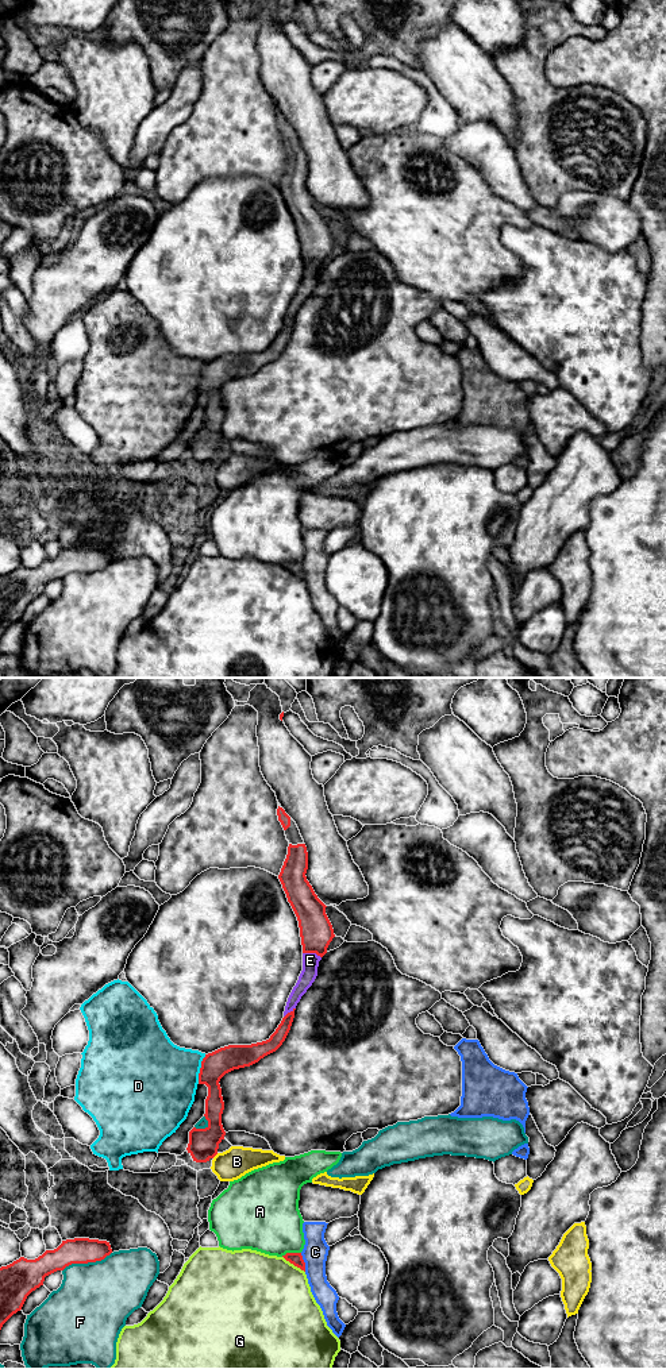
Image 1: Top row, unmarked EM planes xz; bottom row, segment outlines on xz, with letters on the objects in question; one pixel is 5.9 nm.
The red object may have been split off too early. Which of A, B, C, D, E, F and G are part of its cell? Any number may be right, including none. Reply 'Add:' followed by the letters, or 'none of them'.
Add: E

